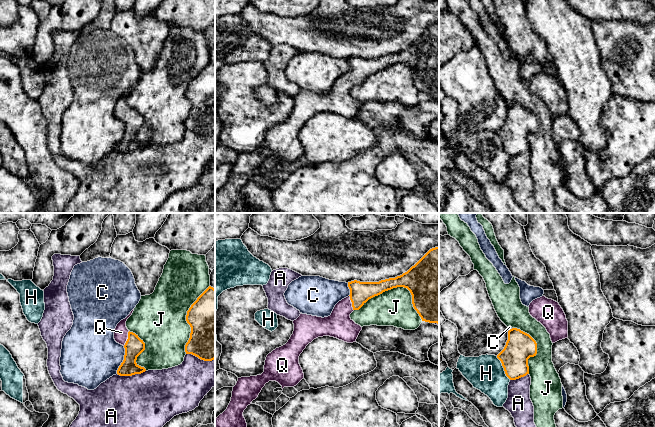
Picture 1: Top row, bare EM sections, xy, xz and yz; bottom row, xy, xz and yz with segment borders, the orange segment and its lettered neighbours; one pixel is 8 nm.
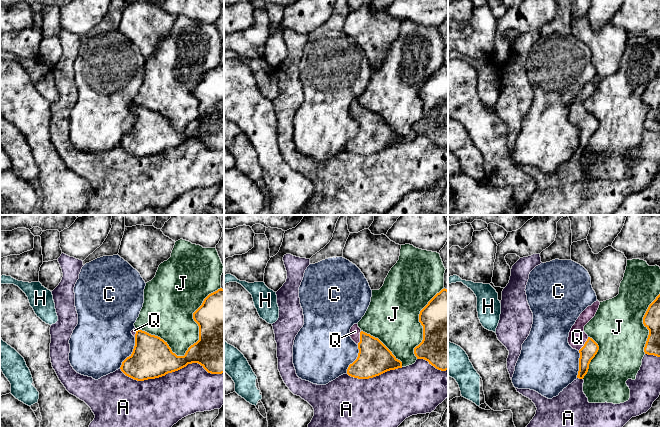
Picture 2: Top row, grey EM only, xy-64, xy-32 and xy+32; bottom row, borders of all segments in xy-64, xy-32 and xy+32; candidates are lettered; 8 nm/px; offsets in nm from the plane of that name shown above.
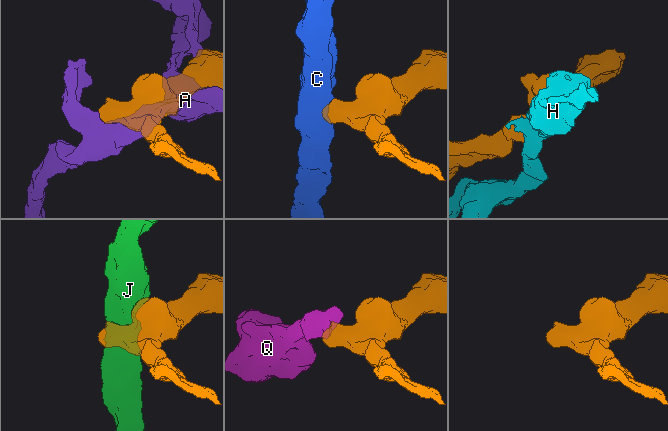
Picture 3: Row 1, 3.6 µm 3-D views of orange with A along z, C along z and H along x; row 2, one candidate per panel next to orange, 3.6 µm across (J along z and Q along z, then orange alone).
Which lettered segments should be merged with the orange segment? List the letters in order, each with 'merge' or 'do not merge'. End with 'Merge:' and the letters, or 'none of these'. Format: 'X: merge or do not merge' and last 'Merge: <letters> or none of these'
A: do not merge
C: do not merge
H: do not merge
J: do not merge
Q: merge
Merge: Q

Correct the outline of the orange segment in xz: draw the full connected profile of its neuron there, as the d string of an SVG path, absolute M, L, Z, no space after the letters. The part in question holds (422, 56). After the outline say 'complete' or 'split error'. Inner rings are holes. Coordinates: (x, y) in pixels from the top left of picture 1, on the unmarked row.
M439 23L430 25L414 42L400 52L379 58L354 56L348 58L348 63L350 71L335 81L330 92L322 94L301 89L293 97L293 110L285 121L267 131L264 148L261 151L238 154L227 185L215 195L215 213L254 213L247 204L243 188L258 173L265 160L276 157L282 165L296 162L304 154L299 132L306 122L318 113L330 112L347 119L356 118L362 103L350 94L350 90L354 86L359 86L369 75L393 64L407 64L412 71L413 83L422 97L439 100Z; split error

